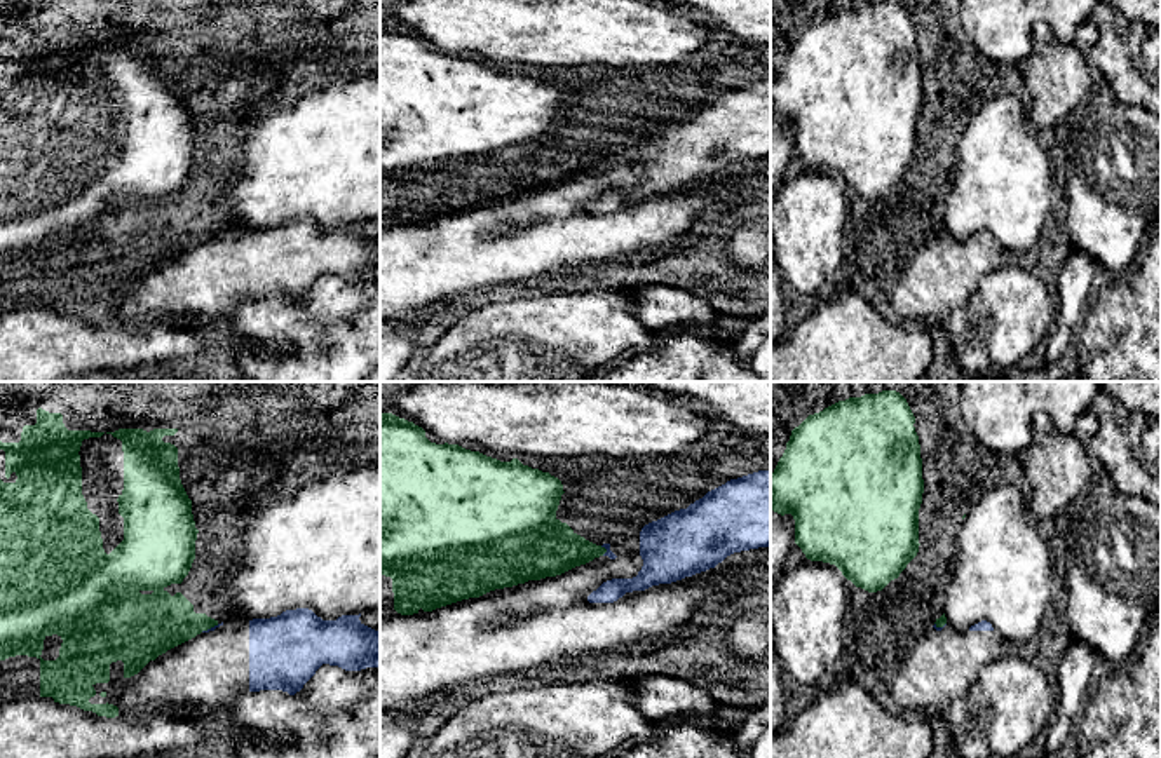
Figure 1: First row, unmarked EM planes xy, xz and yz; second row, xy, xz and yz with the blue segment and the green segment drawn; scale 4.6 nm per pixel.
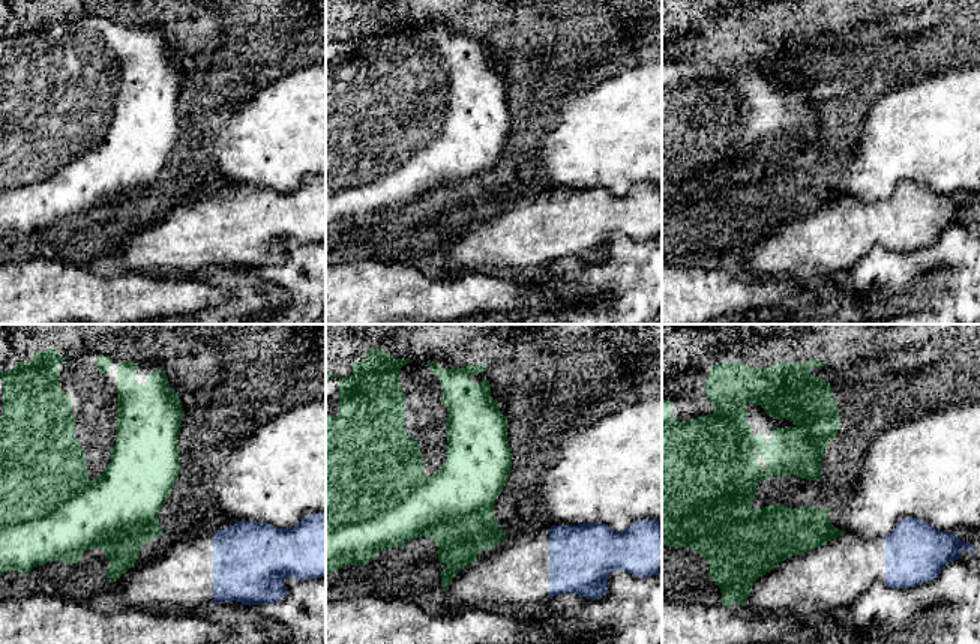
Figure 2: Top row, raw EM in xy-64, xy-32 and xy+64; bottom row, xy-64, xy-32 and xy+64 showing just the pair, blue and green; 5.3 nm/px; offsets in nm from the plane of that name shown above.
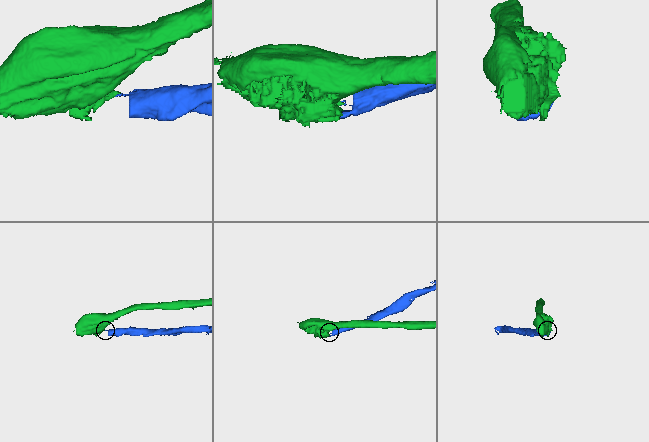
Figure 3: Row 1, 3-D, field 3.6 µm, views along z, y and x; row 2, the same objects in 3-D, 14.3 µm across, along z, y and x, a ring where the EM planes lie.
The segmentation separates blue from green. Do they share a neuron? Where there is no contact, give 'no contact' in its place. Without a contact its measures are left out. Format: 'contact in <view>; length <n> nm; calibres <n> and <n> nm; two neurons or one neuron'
contact in xy; length 90 nm; calibres 20 and 280 nm; two neurons

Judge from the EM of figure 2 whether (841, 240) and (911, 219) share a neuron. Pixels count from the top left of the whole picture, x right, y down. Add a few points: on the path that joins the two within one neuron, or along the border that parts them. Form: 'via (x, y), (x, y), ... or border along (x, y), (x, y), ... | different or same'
via (859, 227), (893, 224) | same

